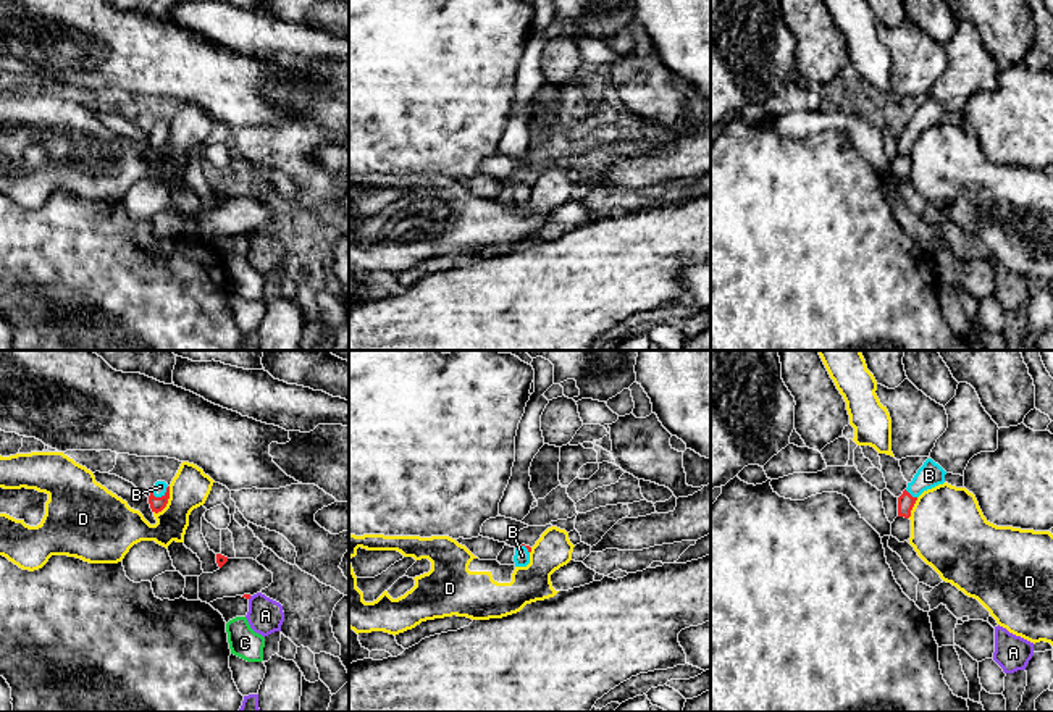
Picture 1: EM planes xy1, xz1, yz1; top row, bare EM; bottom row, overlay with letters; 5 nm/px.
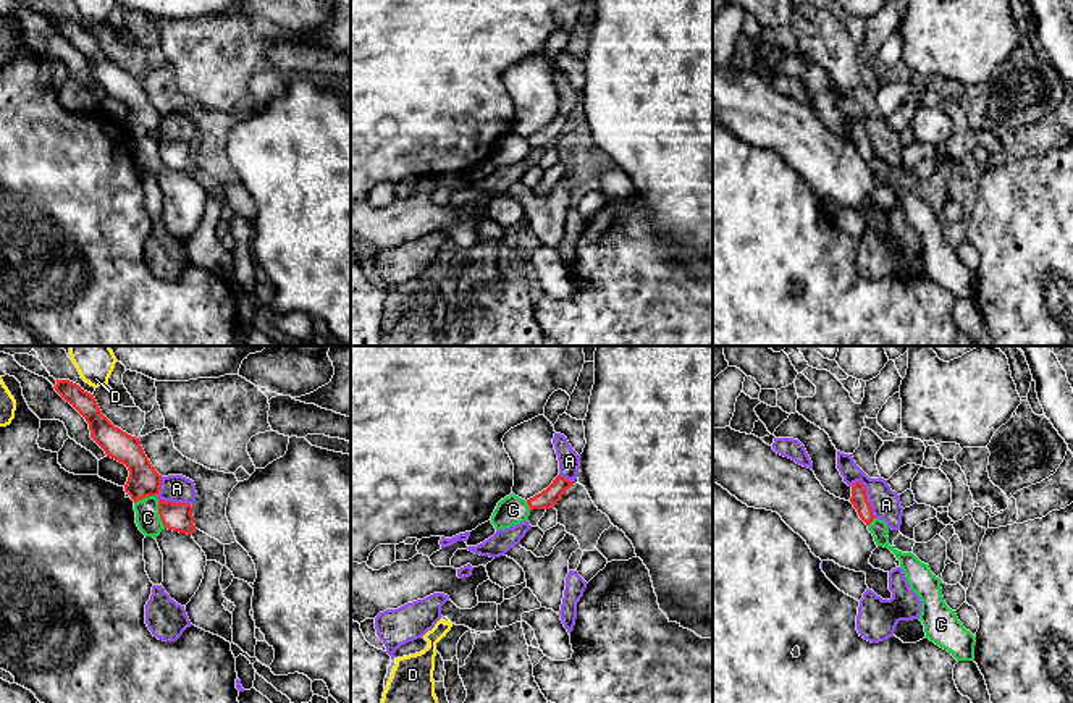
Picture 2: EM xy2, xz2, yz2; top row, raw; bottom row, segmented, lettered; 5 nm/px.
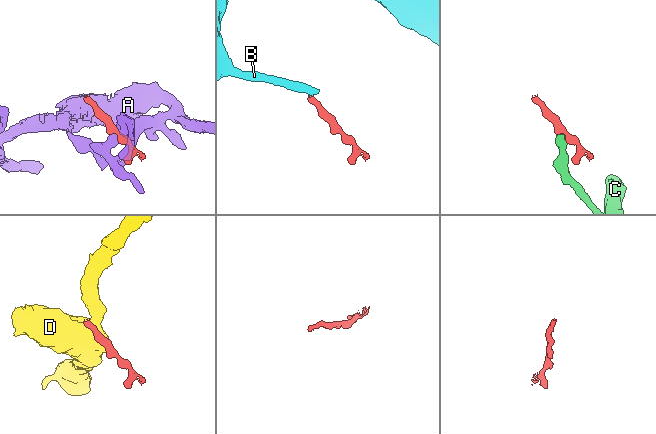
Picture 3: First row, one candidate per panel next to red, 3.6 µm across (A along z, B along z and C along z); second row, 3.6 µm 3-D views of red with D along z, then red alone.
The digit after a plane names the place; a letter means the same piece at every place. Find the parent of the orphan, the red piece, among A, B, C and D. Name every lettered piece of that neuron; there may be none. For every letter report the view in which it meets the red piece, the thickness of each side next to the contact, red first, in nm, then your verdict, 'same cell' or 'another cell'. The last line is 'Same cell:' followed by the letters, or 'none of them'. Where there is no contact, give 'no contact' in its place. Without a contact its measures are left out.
A: yz2 | 80/150 nm | another cell
B: xy1 | 80/60 nm | same cell
C: xy2 | 140/120 nm | another cell
D: xy1 | 80/200 nm | another cell
Same cell: B

